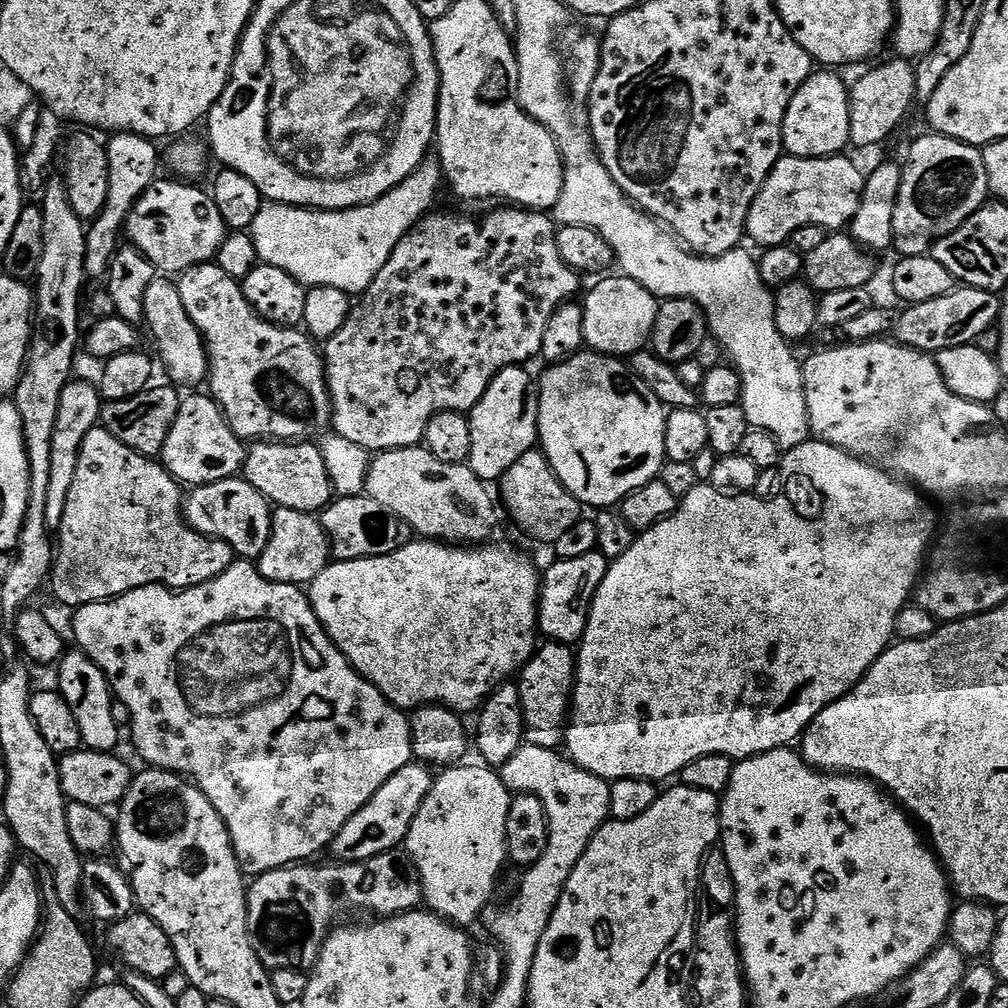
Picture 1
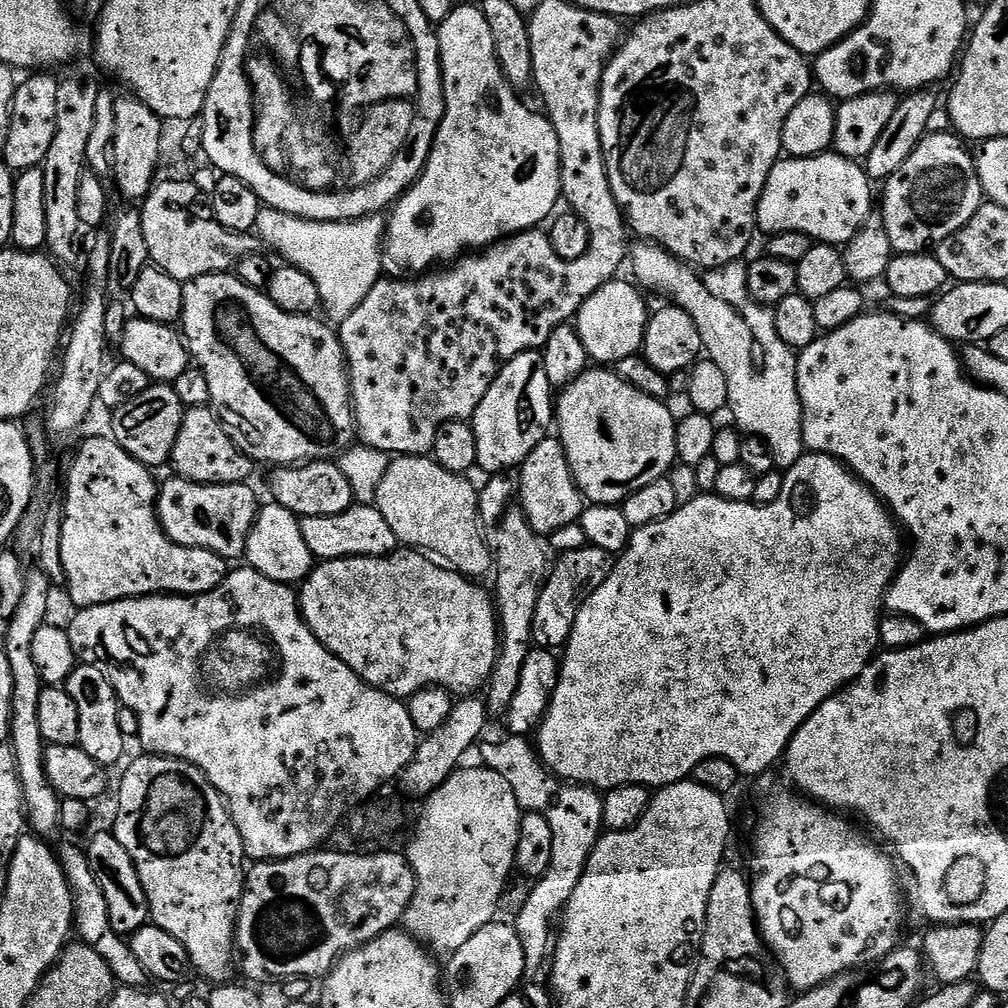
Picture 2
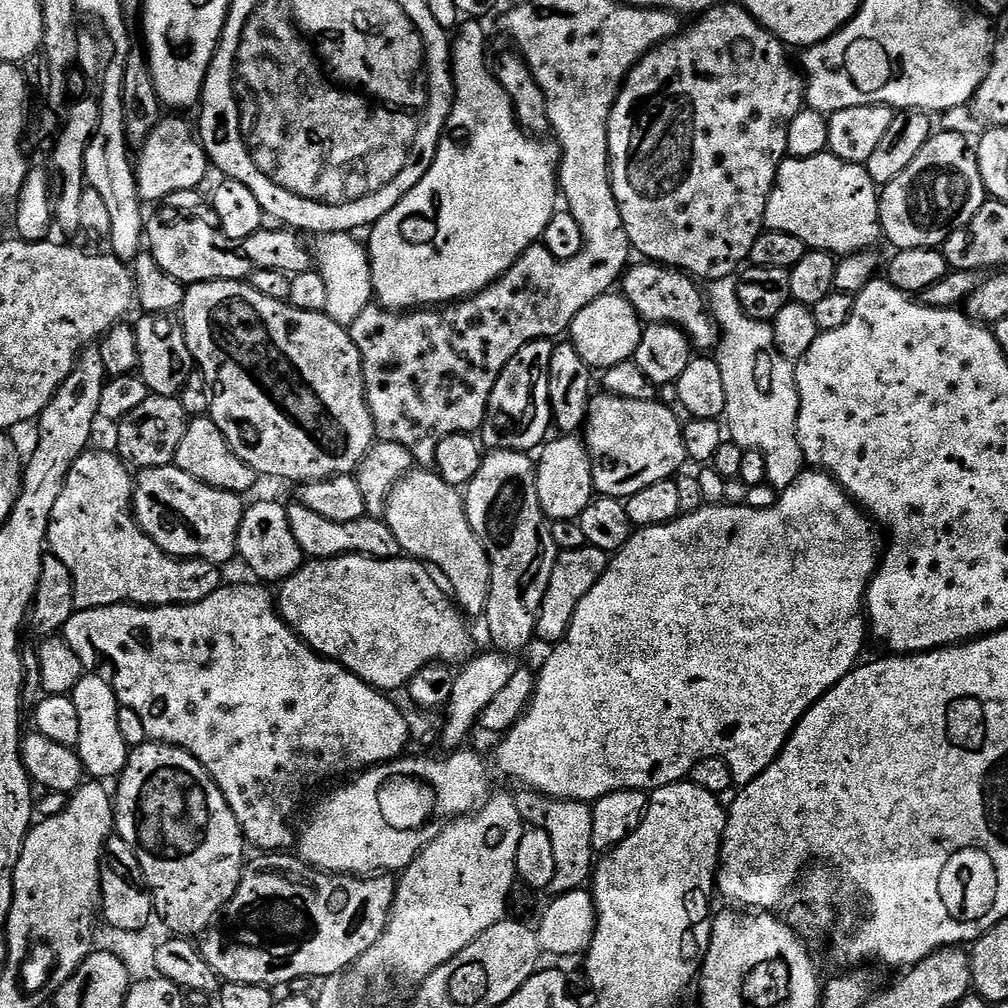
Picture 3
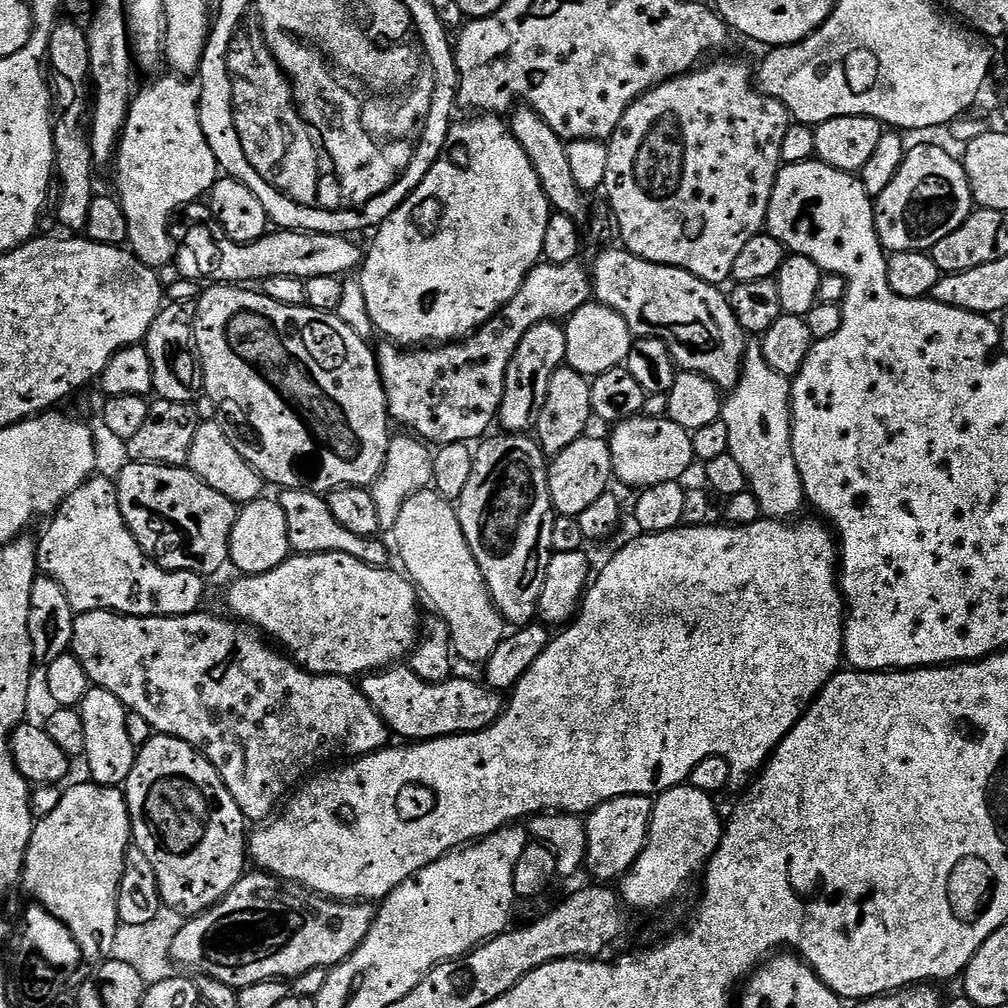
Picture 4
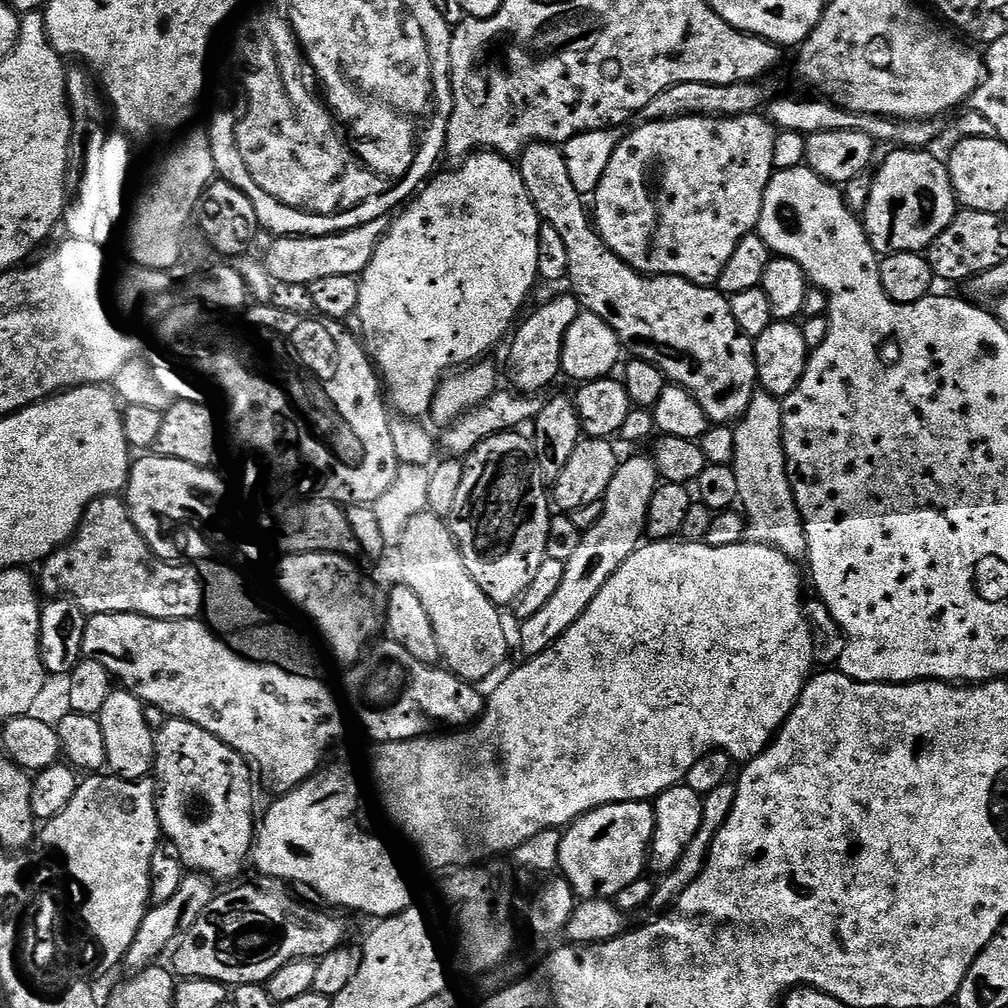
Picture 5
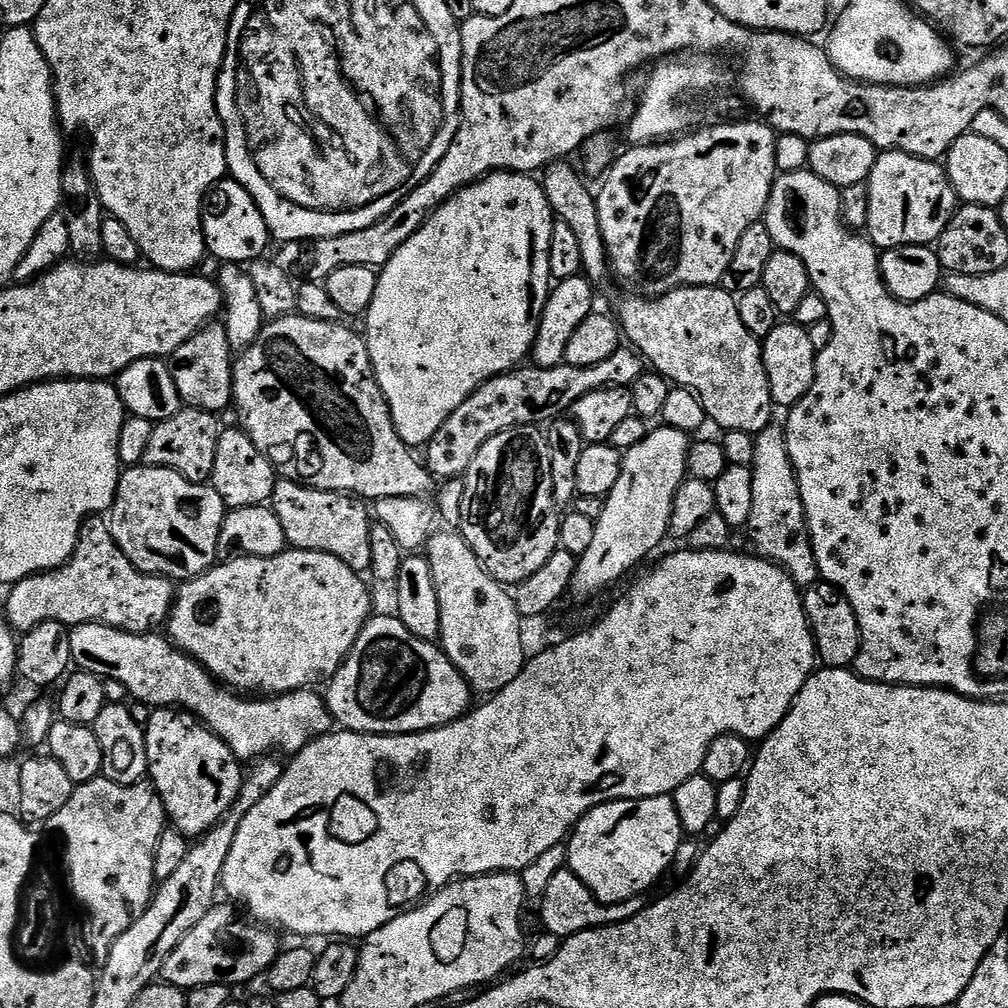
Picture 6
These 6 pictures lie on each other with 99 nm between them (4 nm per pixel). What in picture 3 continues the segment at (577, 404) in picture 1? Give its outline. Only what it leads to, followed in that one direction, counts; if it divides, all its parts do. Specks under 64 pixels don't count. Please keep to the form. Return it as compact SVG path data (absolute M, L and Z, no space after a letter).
M607 394L593 395L588 403L586 443L592 456L594 486L601 496L627 501L629 496L654 486L654 482L673 479L686 464L682 420L671 407L658 399L634 402Z

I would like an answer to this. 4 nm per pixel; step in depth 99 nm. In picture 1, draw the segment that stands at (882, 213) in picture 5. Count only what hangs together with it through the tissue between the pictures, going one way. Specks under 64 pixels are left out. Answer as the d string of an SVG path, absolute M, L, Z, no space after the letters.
M927 135L913 142L908 165L905 163L902 168L904 177L896 199L892 239L901 257L925 255L937 240L966 222L990 196L984 154L979 147L948 136Z

